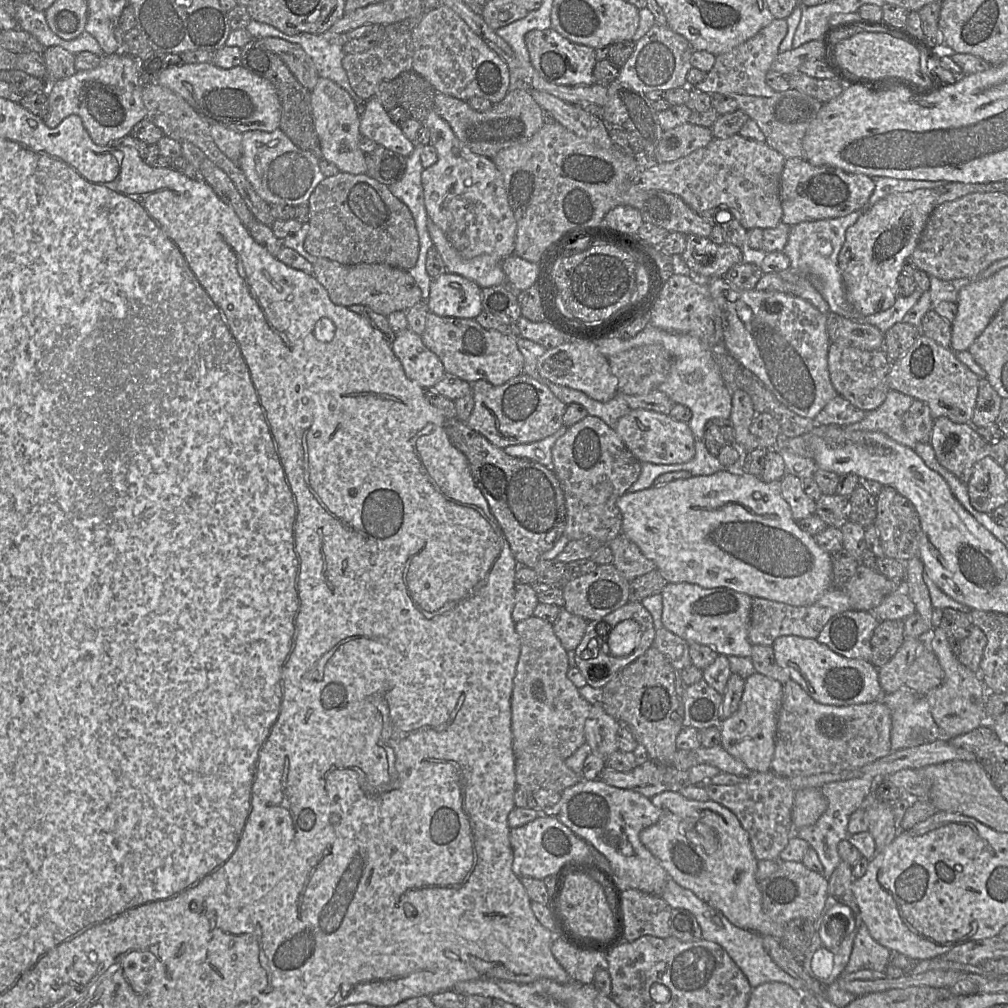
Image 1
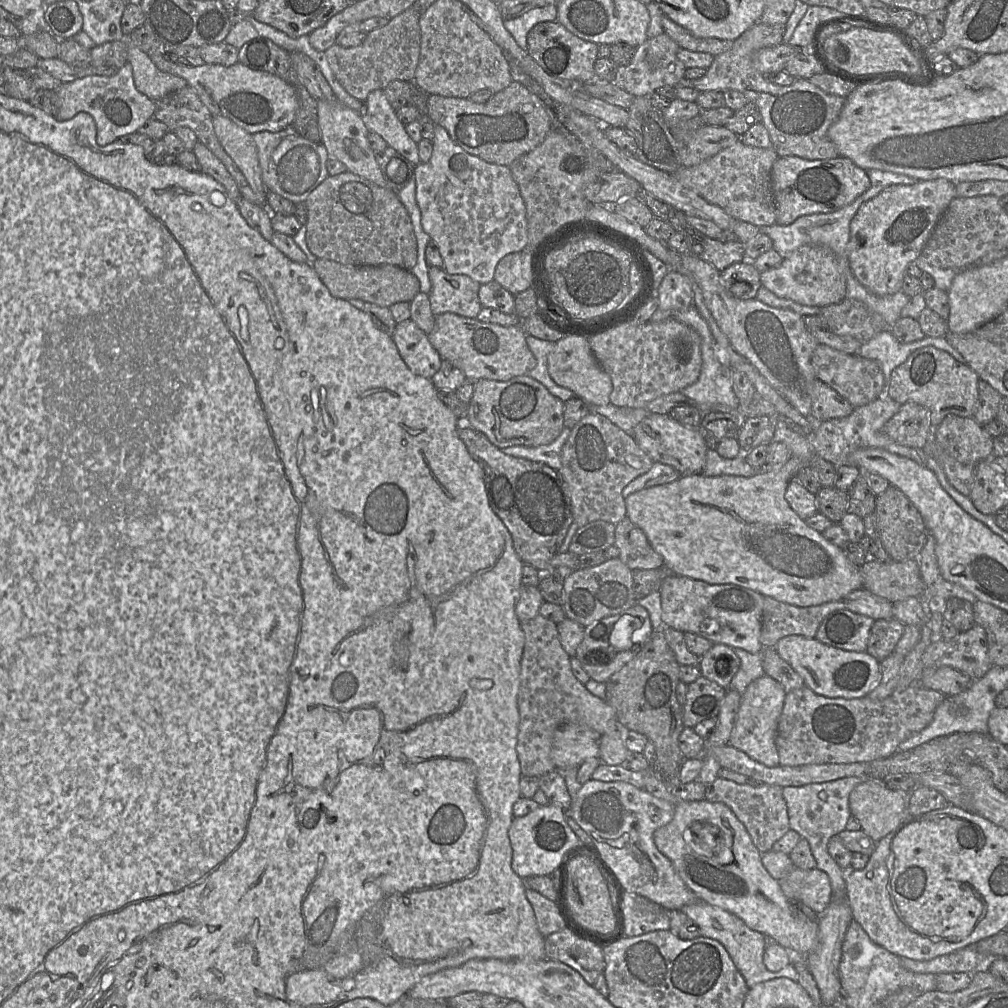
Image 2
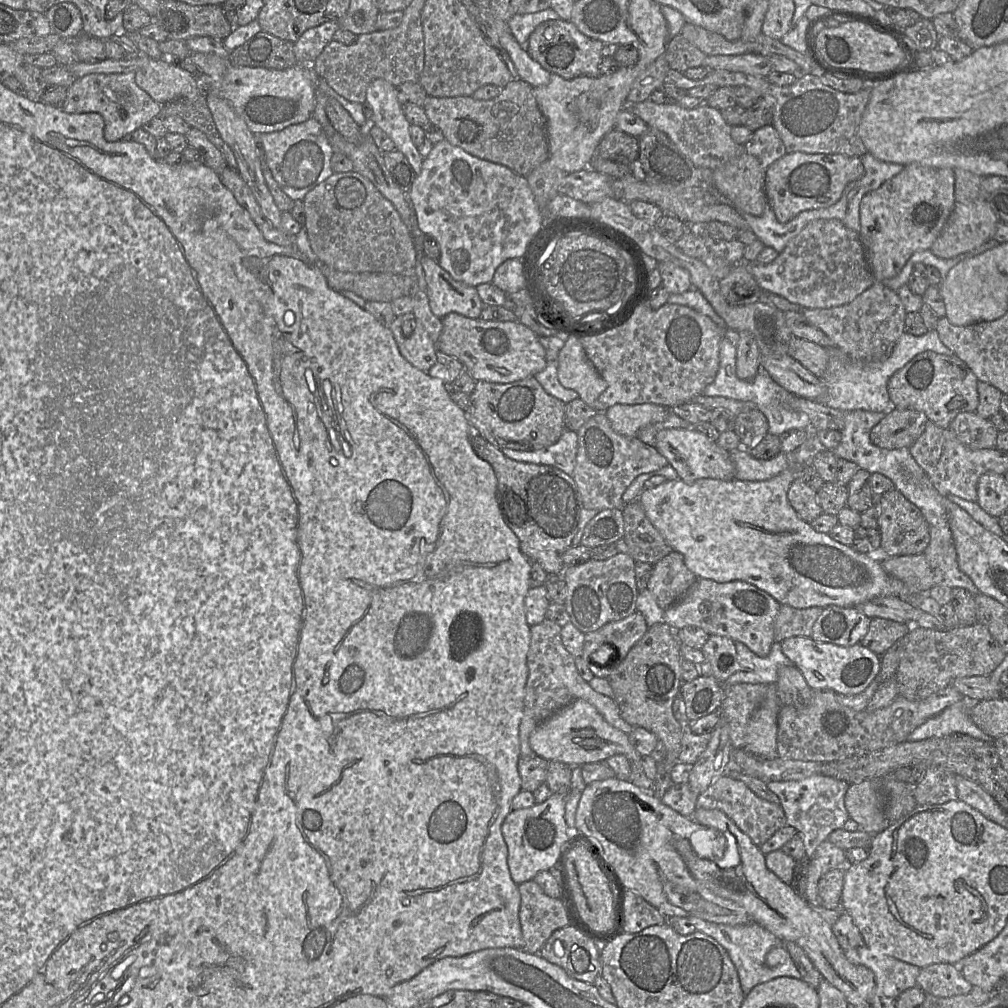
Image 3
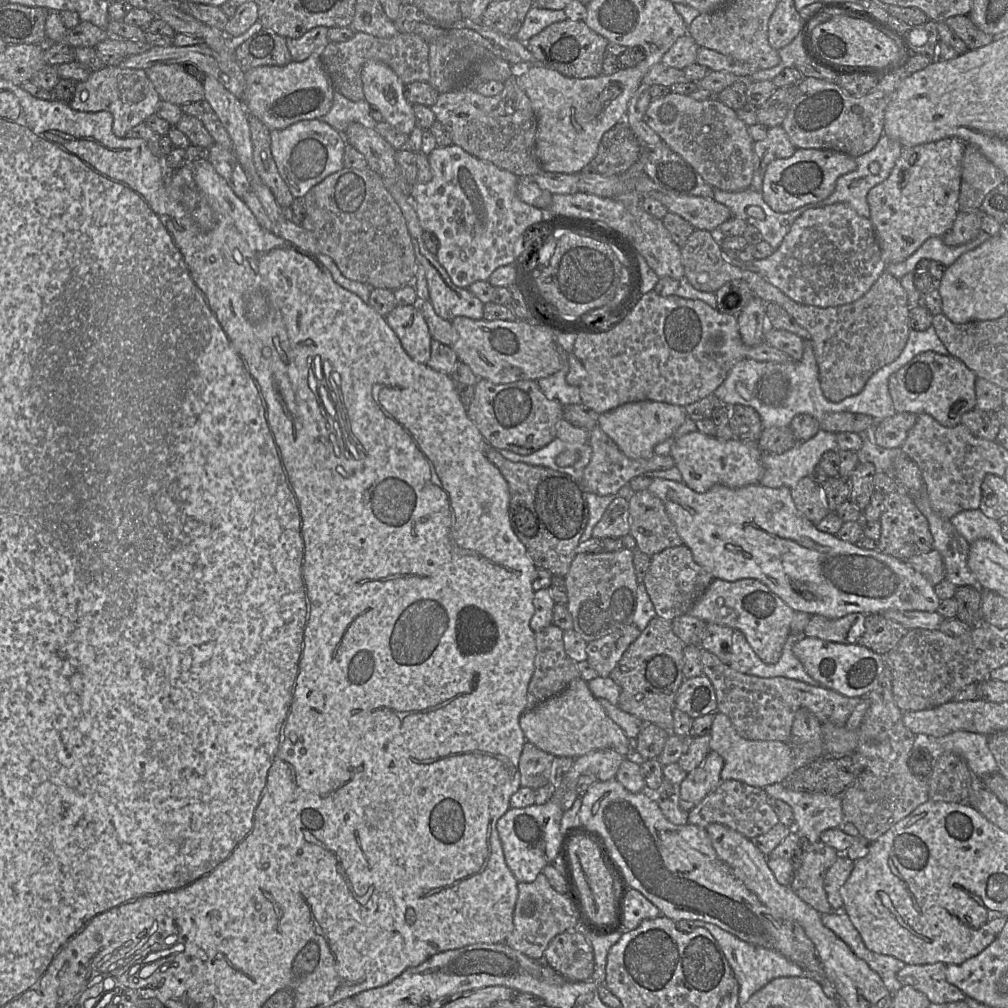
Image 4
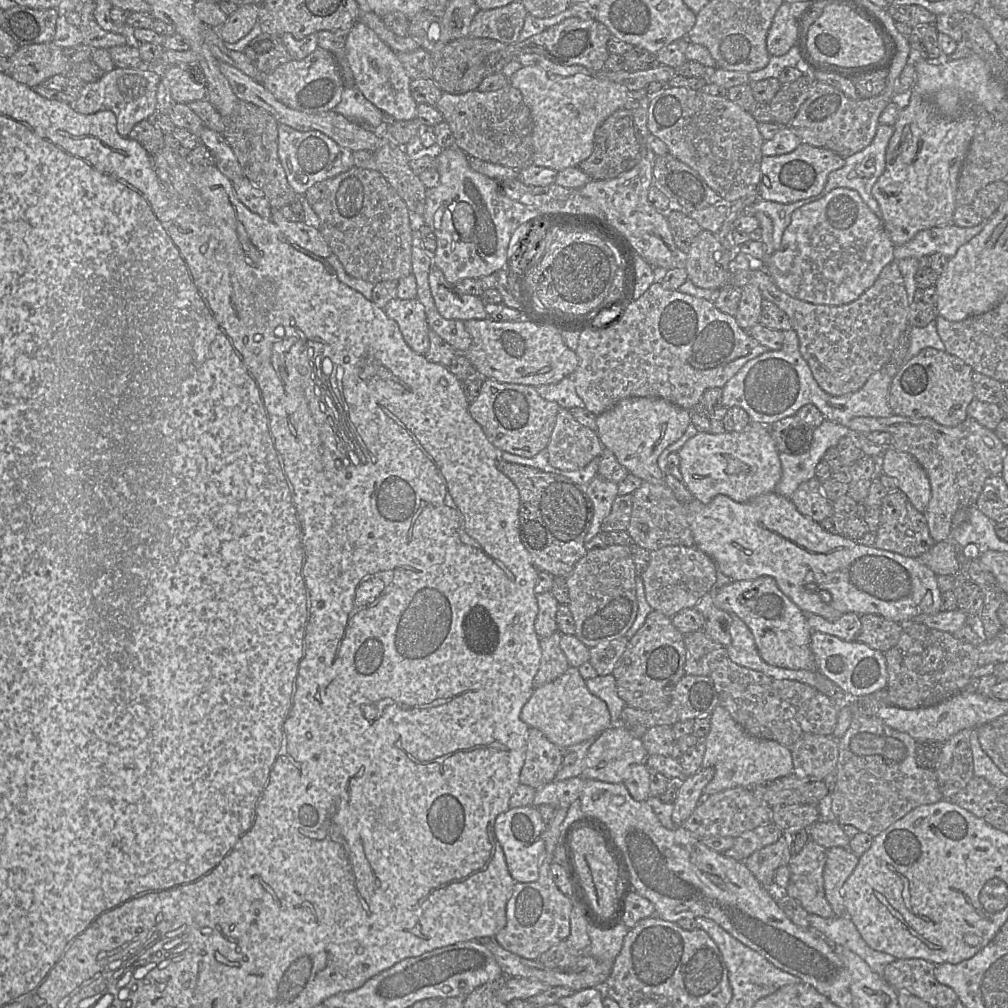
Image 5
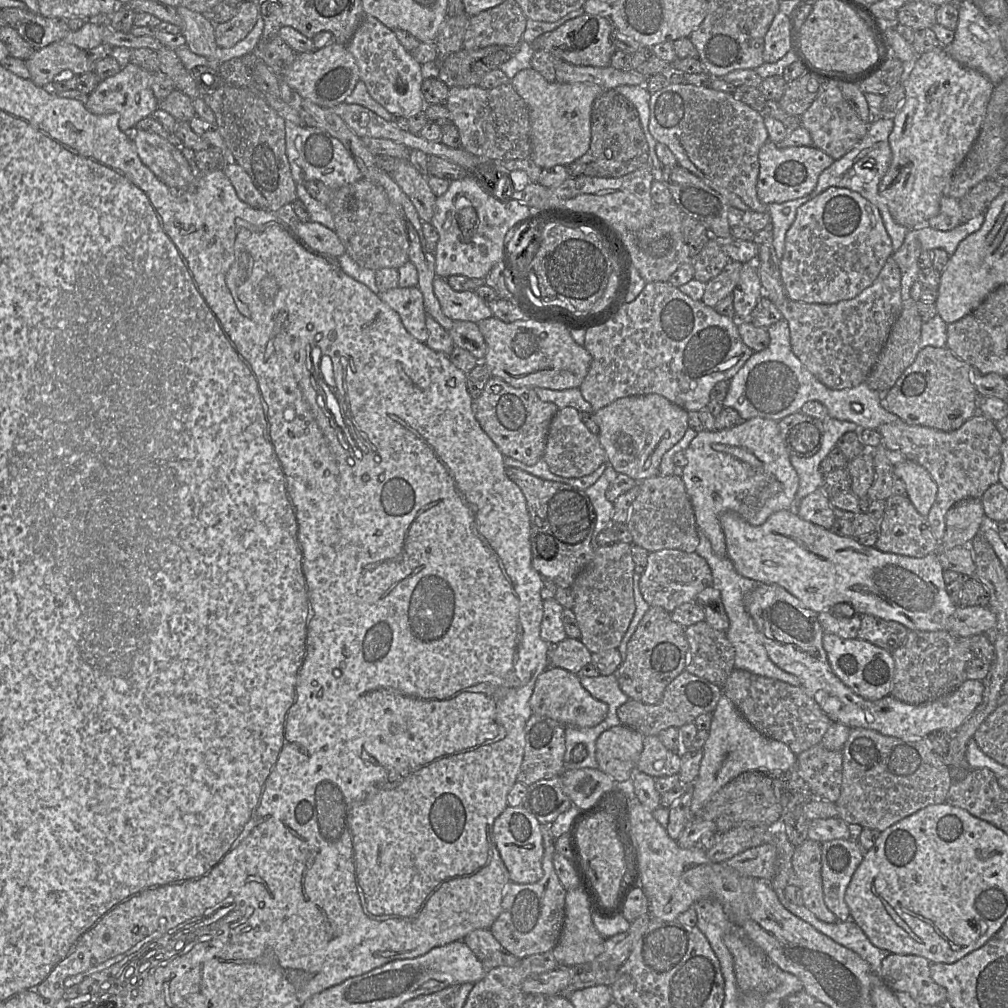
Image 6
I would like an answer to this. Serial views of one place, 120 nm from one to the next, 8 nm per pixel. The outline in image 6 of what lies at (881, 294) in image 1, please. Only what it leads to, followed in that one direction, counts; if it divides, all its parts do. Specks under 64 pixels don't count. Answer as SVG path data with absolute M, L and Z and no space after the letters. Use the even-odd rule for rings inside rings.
M942 46L919 55L915 62L907 67L904 80L905 99L894 114L894 126L889 136L892 161L879 183L879 194L885 199L895 222L913 229L927 225L929 219L938 214L941 198L948 196L946 187L951 177L978 137L995 86L982 73L953 59Z

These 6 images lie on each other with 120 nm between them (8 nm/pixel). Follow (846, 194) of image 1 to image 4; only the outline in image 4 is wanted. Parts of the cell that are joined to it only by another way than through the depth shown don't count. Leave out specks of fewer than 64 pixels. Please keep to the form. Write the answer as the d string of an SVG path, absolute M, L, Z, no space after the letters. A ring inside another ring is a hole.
M797 148L791 157L774 160L768 165L762 184L763 199L775 212L791 212L828 198L838 178L856 167L854 157L839 151Z

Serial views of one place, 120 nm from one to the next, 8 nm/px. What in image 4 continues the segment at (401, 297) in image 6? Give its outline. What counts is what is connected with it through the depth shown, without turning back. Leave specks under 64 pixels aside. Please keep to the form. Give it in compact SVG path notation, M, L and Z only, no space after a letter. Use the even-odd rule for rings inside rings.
M397 305L385 320L398 336L407 355L415 362L426 364L430 359L433 338L419 307Z

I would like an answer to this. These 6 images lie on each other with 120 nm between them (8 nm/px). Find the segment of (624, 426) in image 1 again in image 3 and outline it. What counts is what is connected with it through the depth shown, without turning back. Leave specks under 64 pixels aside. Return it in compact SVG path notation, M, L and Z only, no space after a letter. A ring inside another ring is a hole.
M694 427L688 429L668 428L656 434L655 448L676 470L678 477L686 483L698 479L712 478L729 481L735 479L734 465L730 451L721 448L715 441L697 431Z

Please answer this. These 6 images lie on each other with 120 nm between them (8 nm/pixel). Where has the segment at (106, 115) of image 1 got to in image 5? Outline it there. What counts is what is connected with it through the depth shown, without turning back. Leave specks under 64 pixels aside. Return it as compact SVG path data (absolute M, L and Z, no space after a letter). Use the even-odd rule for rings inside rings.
M114 68L105 72L97 82L86 83L73 108L81 114L95 114L99 111L111 111L116 116L116 128L119 135L128 137L133 127L146 120L156 110L156 93L160 83L159 69Z

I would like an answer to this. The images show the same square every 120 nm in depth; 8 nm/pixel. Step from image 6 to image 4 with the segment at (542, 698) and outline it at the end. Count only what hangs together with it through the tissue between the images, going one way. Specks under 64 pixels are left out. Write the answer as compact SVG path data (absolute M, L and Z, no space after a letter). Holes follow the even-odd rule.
M578 677L557 695L522 713L520 727L526 741L555 757L577 758L593 751L613 749L629 760L636 760L633 742L607 715L598 699L590 691L587 682Z

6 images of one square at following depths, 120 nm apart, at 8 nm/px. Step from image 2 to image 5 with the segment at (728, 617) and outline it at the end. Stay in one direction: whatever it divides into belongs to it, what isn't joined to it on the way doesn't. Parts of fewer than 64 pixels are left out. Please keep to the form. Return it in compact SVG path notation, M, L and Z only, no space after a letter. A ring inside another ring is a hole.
M762 576L755 580L732 581L712 593L717 608L737 615L748 626L764 662L791 670L817 670L810 649L813 631L808 625L807 614L778 588L774 578Z

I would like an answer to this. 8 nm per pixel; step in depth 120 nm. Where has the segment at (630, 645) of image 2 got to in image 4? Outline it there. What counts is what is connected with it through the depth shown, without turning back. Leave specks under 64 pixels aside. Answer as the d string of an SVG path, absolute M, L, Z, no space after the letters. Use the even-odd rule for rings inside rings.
M634 625L624 626L598 640L587 643L587 662L602 678L609 677L624 652L641 631Z

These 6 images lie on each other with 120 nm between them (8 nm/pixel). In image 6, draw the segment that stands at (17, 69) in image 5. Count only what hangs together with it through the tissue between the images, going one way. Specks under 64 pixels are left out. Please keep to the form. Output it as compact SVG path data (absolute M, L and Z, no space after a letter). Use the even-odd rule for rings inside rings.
M59 40L35 50L25 63L29 79L39 87L49 88L53 80L64 77L63 74L81 75L93 71L95 62L89 60L85 50Z

